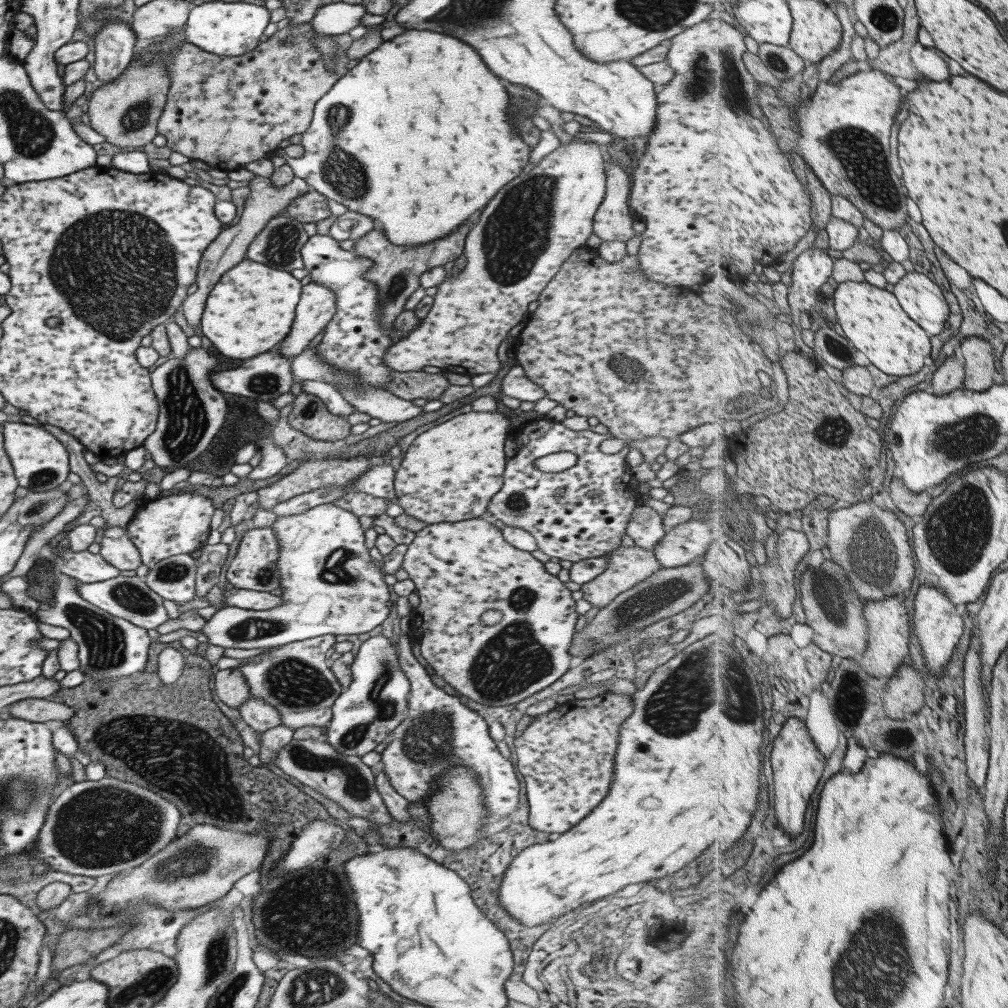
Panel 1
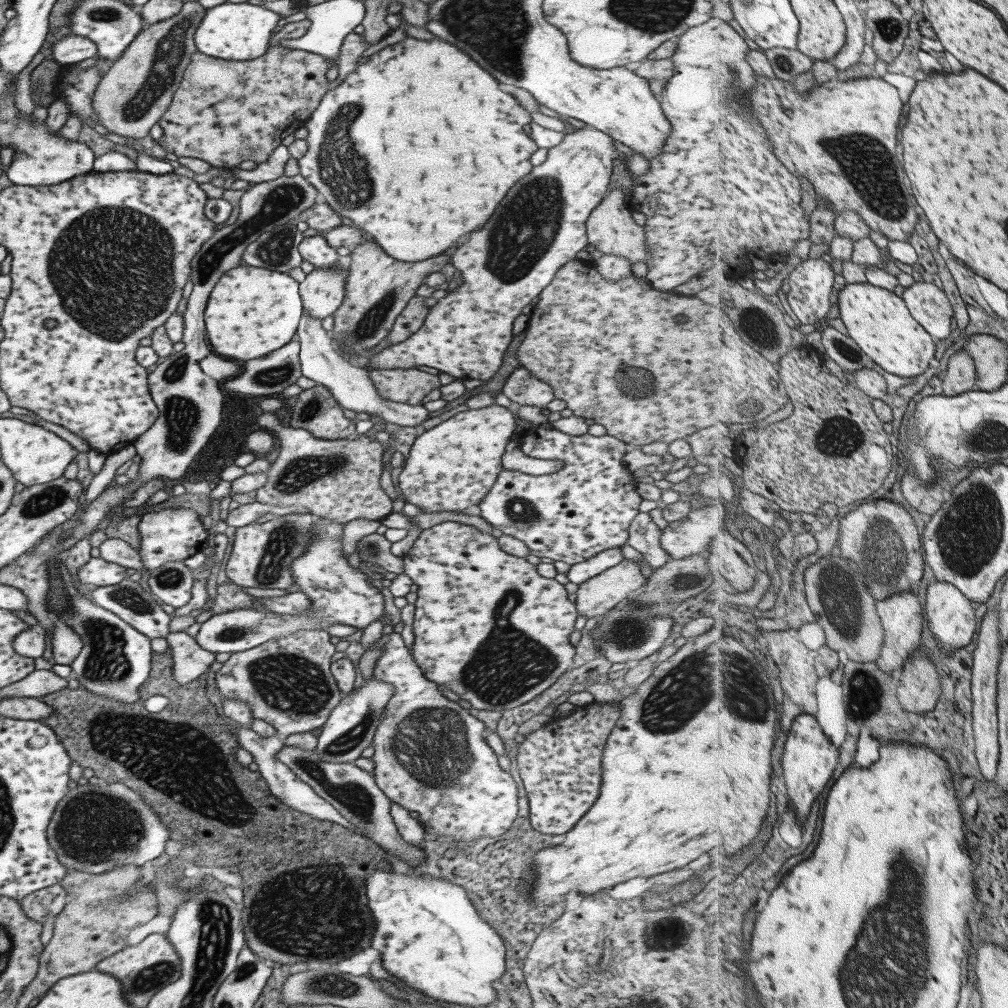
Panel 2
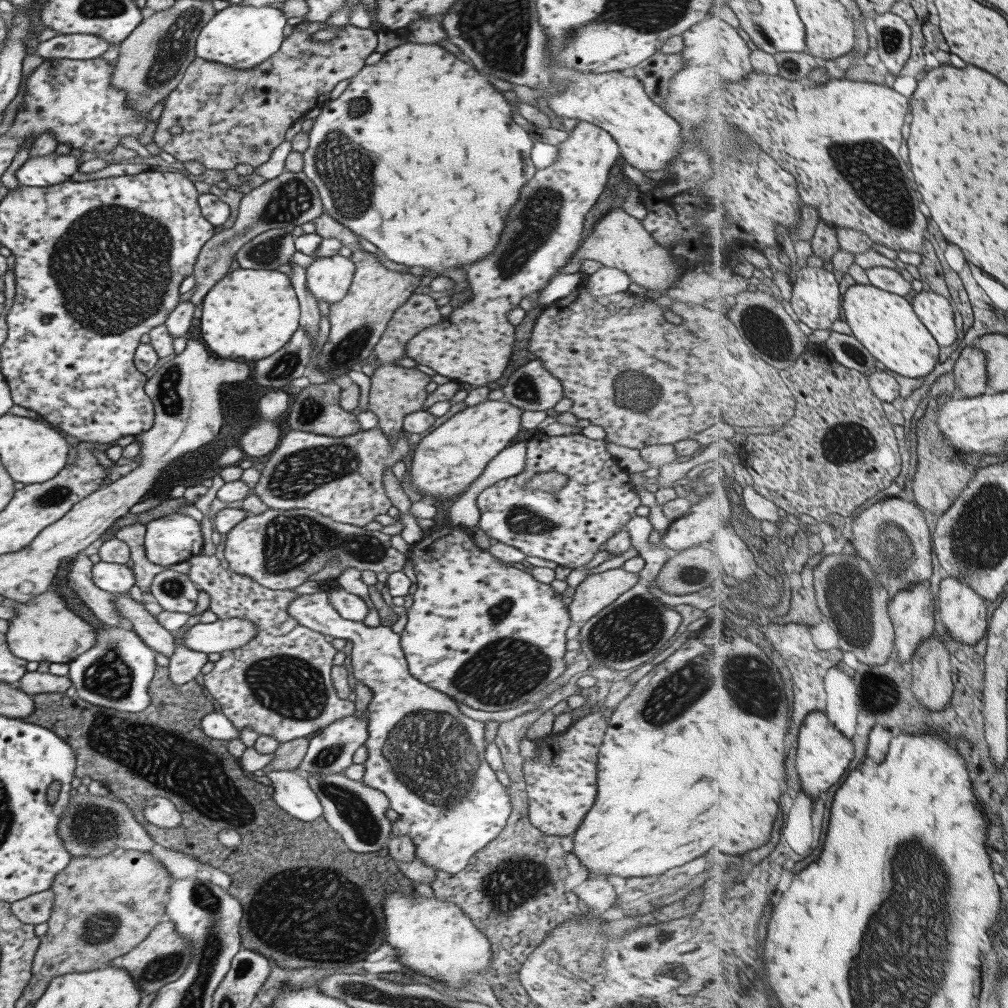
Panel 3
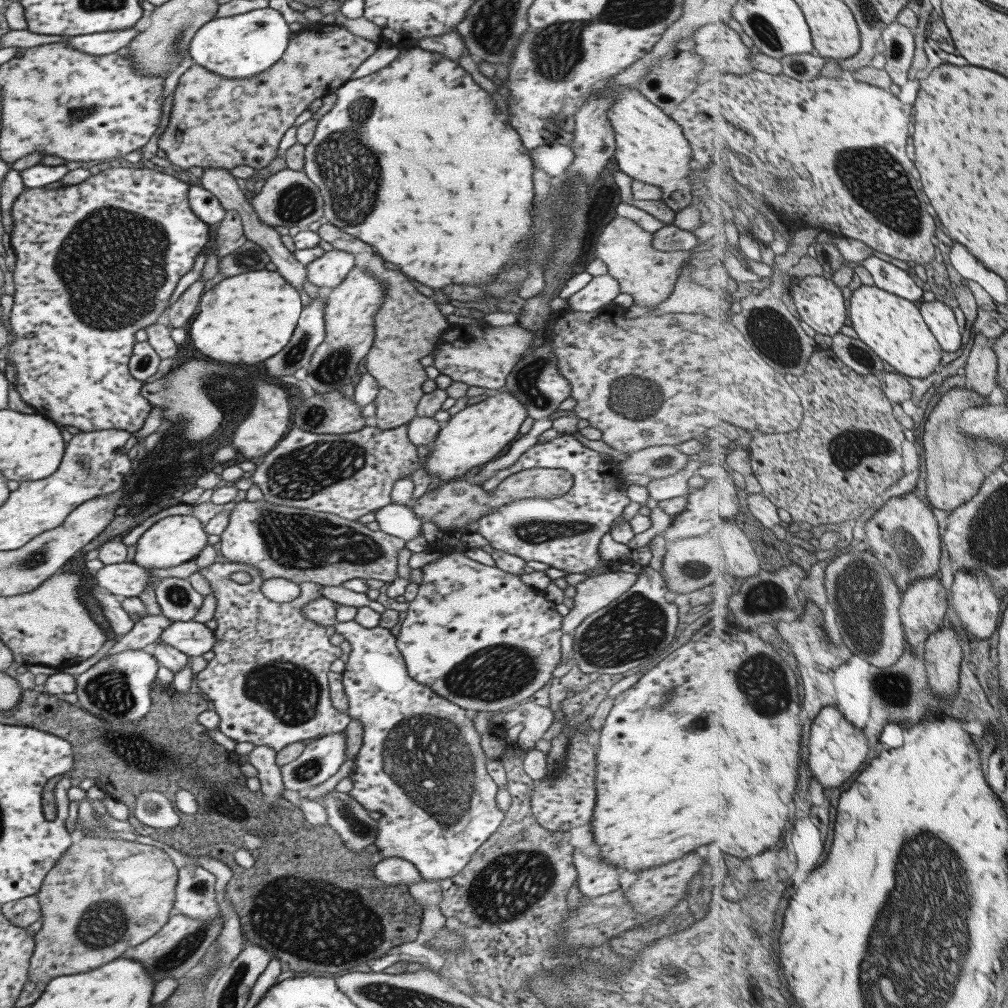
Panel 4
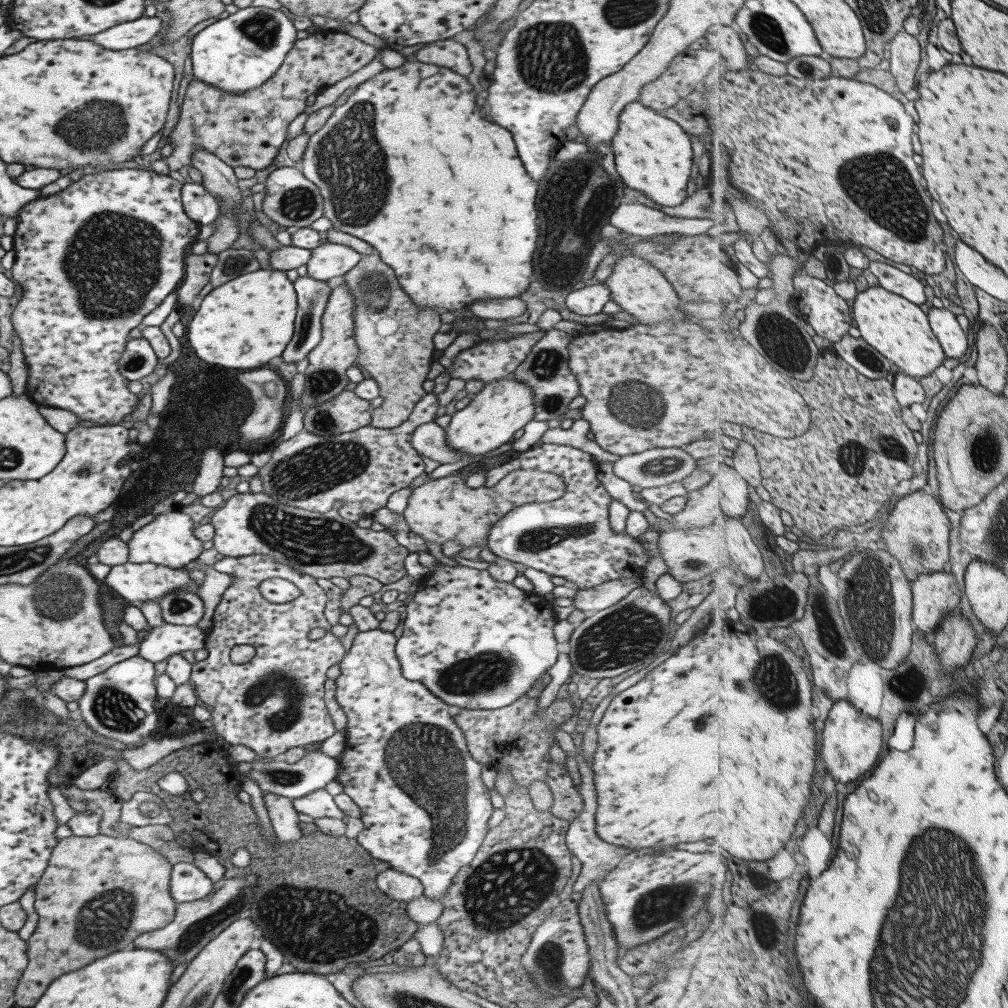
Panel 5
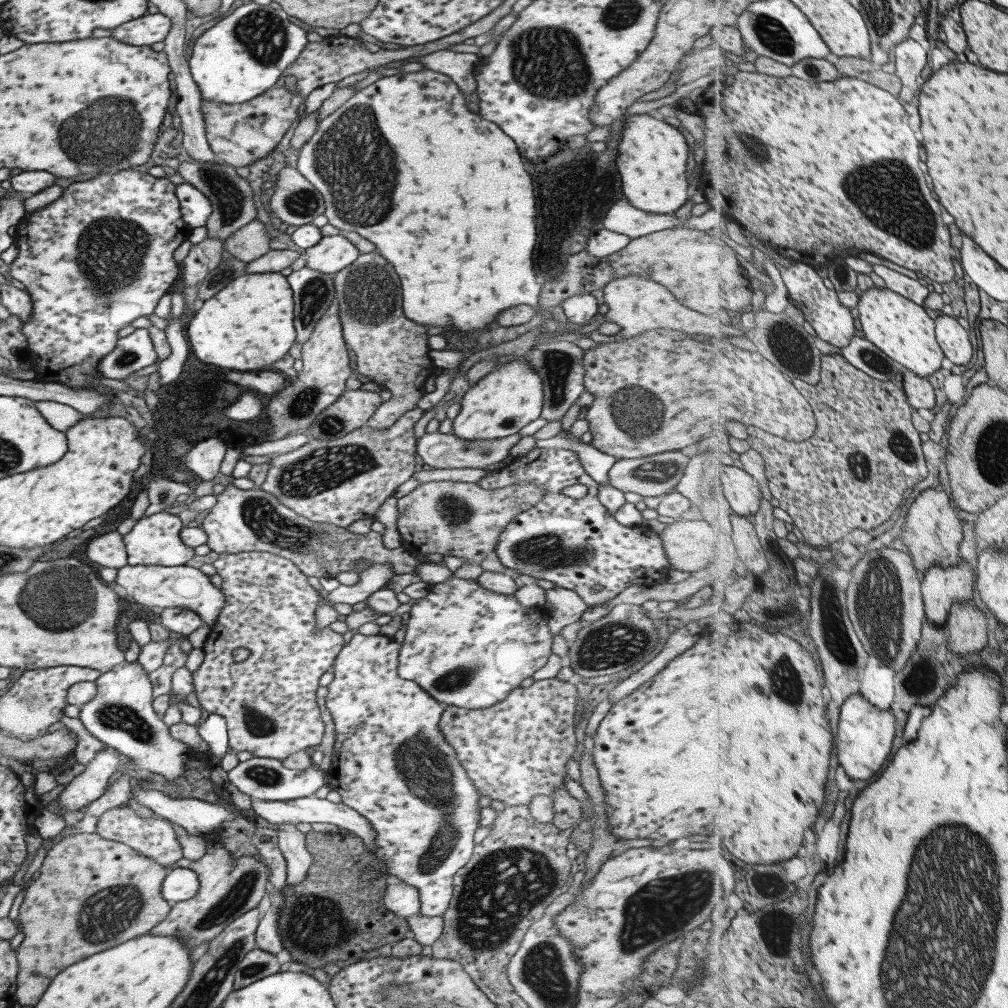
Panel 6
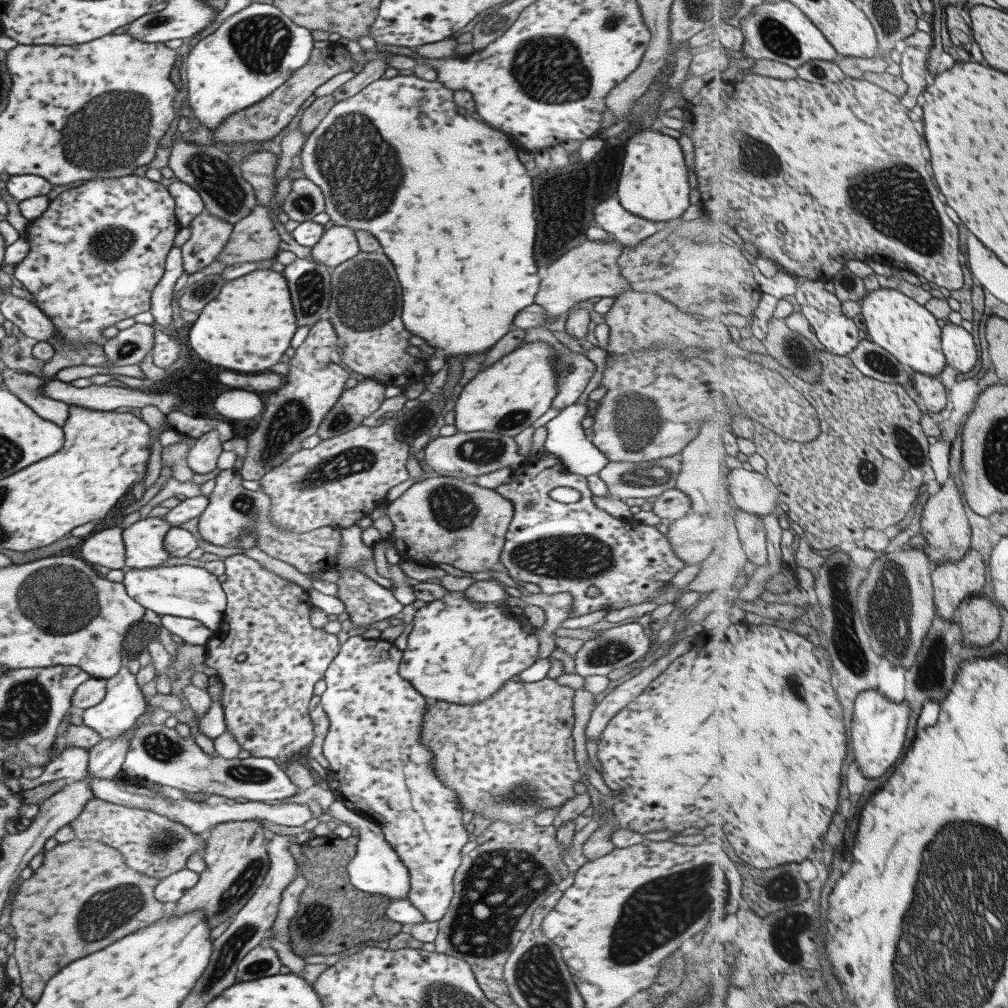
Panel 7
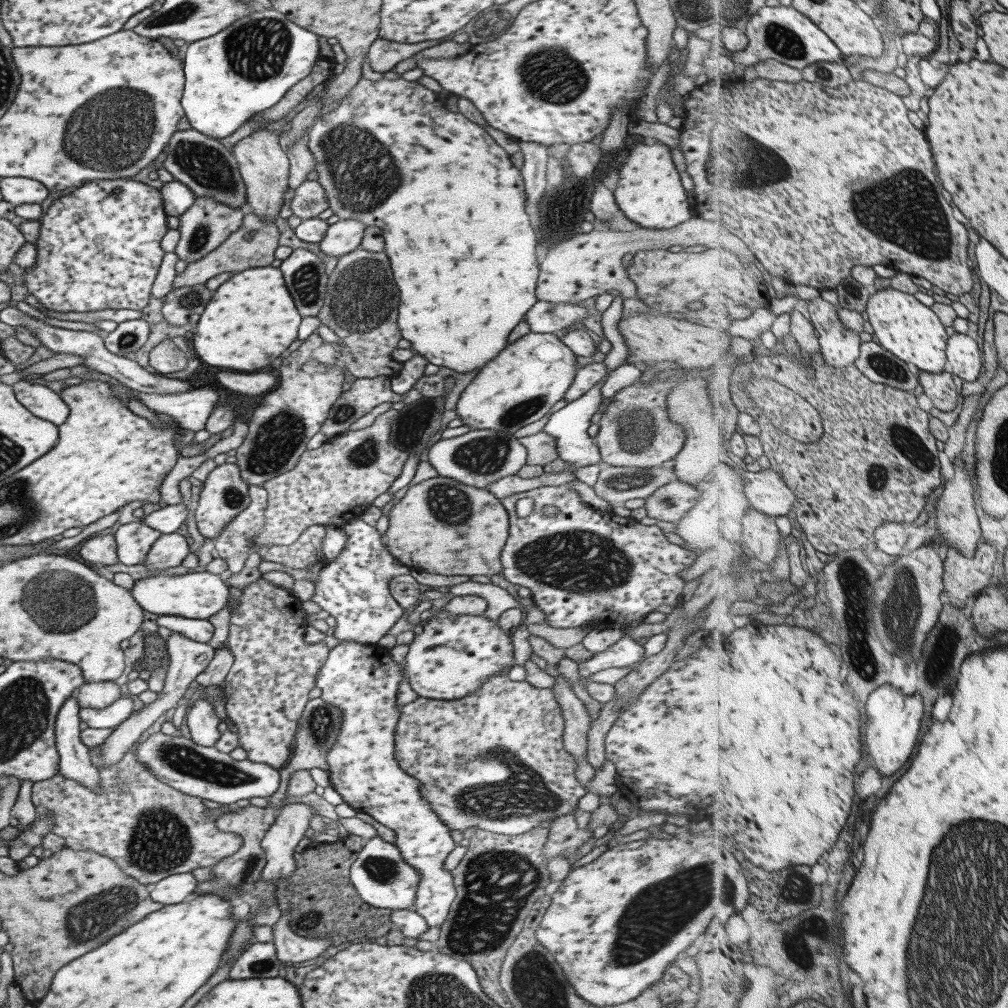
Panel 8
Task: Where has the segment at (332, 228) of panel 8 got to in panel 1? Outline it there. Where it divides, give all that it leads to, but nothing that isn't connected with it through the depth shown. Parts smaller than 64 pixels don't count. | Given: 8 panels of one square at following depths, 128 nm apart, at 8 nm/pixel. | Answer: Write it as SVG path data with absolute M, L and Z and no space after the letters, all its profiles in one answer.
M315 282L303 285L298 302L293 326L279 346L280 355L288 359L297 356L336 311L336 296L332 290Z

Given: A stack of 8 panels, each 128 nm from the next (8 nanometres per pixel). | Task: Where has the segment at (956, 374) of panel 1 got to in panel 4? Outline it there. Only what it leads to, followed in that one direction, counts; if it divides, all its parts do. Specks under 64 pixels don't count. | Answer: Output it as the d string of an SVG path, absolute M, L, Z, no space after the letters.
M985 333L977 334L964 367L965 386L985 397L995 390L995 386L999 386L999 359L994 343Z

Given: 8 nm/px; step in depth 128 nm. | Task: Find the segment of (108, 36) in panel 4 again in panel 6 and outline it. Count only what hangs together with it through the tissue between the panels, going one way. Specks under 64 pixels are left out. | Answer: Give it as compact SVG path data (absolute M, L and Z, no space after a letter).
M146 14L125 22L111 31L111 38L129 46L147 46L162 42L171 29L171 19L163 14Z

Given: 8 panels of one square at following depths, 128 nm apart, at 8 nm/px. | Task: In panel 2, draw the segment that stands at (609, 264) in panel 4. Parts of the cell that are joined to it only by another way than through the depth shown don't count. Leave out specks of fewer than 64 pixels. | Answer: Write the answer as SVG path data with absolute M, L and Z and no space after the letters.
M612 189L605 194L600 203L590 212L586 220L587 245L595 248L596 254L614 254L632 262L645 262L648 248L645 244L643 227L638 226L629 213L630 207L623 204L623 193L620 189Z

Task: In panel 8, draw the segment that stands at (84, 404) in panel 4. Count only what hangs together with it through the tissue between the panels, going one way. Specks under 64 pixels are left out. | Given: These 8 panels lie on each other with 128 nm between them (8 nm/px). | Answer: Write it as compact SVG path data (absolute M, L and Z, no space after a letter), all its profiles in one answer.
M116 178L113 180L99 179L89 181L78 186L71 193L55 199L47 208L47 211L39 220L39 235L36 242L35 262L32 268L25 268L21 276L23 283L31 296L34 296L41 306L53 312L93 312L94 310L119 310L119 308L129 308L131 310L140 310L149 300L150 288L157 275L158 268L164 255L159 246L159 241L167 228L165 222L166 214L164 213L160 192L141 182L129 178Z

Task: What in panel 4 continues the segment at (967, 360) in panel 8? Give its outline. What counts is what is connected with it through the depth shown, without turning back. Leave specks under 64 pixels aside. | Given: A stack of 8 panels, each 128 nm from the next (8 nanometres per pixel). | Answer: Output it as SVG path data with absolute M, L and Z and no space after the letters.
M934 300L930 302L922 301L919 304L925 322L936 334L944 350L957 352L959 346L963 346L963 336L959 332L959 322L955 318L955 312L946 302Z

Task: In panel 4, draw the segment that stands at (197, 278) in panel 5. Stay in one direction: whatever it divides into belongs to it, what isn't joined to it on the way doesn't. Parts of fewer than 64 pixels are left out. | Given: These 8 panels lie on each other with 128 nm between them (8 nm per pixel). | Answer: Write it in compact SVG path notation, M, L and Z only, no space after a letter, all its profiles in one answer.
M197 278L182 294L180 298L167 307L167 320L169 328L185 328L187 320L195 313L199 298L208 286L201 278Z

